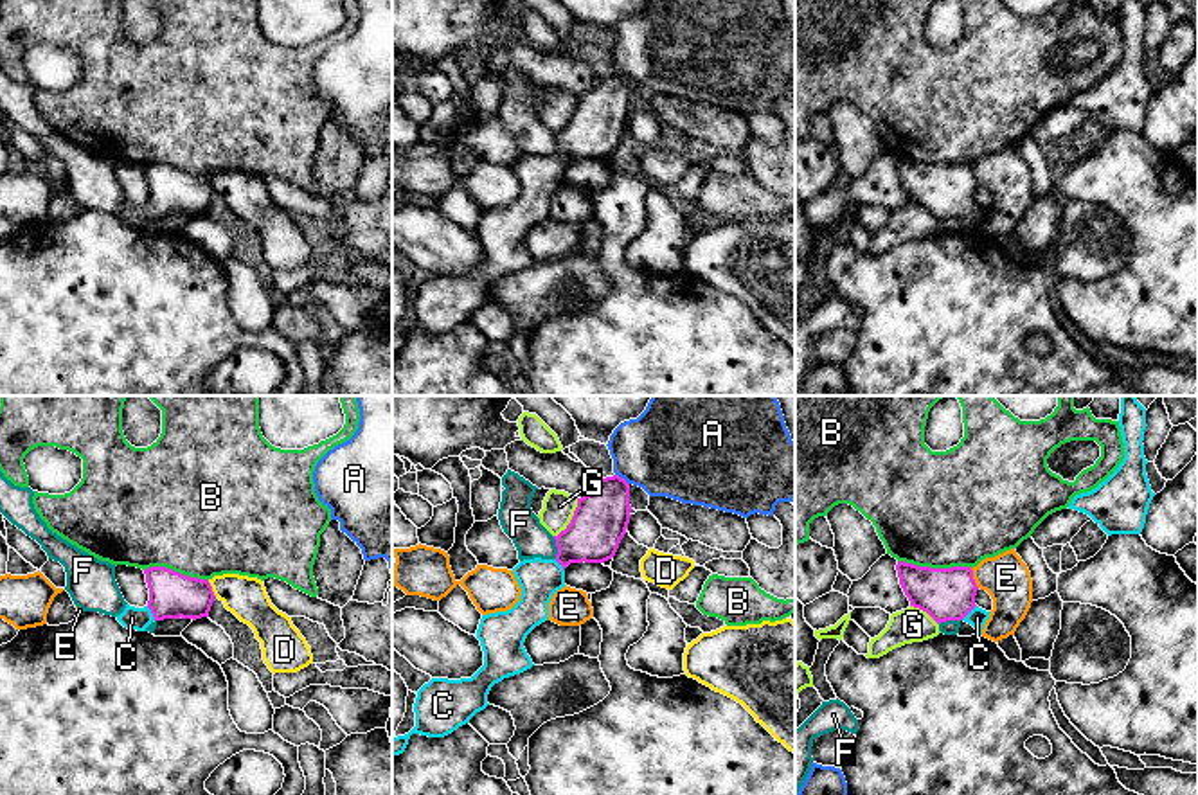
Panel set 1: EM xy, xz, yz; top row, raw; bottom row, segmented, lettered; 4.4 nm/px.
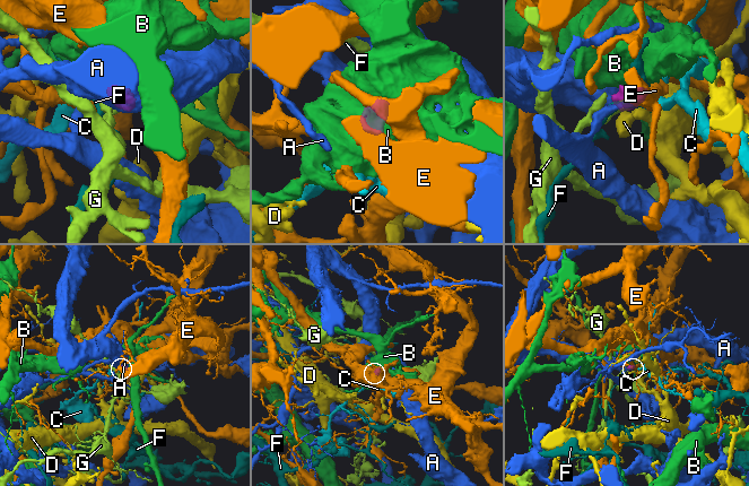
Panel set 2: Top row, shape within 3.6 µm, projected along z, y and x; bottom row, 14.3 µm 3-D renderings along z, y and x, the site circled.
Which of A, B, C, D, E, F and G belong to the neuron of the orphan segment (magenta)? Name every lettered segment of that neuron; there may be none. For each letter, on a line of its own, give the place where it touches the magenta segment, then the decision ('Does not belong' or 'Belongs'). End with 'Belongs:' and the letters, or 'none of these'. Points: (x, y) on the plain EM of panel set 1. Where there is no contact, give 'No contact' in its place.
A: Touches magenta at xz (623, 76). Belongs
B: Touches magenta at yz (934, 166). Does not belong
C: Touches magenta at yz (968, 209). Belongs
D: Touches magenta at xy (211, 186). Does not belong
E: Touches magenta at yz (972, 175). Does not belong
F: Touches magenta at xz (556, 142). Does not belong
G: Touches magenta at xz (572, 116). Does not belong
Belongs: A, C

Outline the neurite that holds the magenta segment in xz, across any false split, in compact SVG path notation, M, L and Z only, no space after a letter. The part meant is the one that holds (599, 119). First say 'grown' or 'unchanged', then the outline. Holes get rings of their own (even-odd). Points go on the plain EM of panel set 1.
grown; M648 0L637 16L624 18L613 27L606 43L613 56L615 72L601 76L592 90L577 95L570 121L554 133L558 144L554 156L523 156L513 165L522 185L520 198L507 209L482 212L477 227L477 236L484 248L484 263L471 275L432 275L425 281L417 288L414 300L416 324L405 333L392 335L392 354L405 349L412 331L444 335L469 320L477 309L489 302L487 291L495 281L534 263L523 245L527 232L549 218L549 200L565 183L565 165L570 160L604 160L615 153L631 113L631 81L642 85L649 94L667 94L682 101L703 103L743 115L755 110L773 113L779 99L795 97L795 40L786 25L779 0Z

